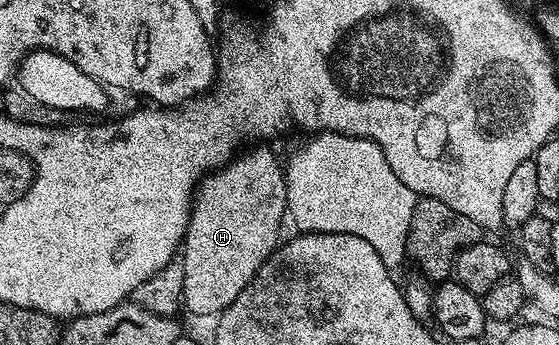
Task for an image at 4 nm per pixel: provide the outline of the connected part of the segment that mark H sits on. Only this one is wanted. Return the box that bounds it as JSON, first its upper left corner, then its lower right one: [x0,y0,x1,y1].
[179,145,287,317]

